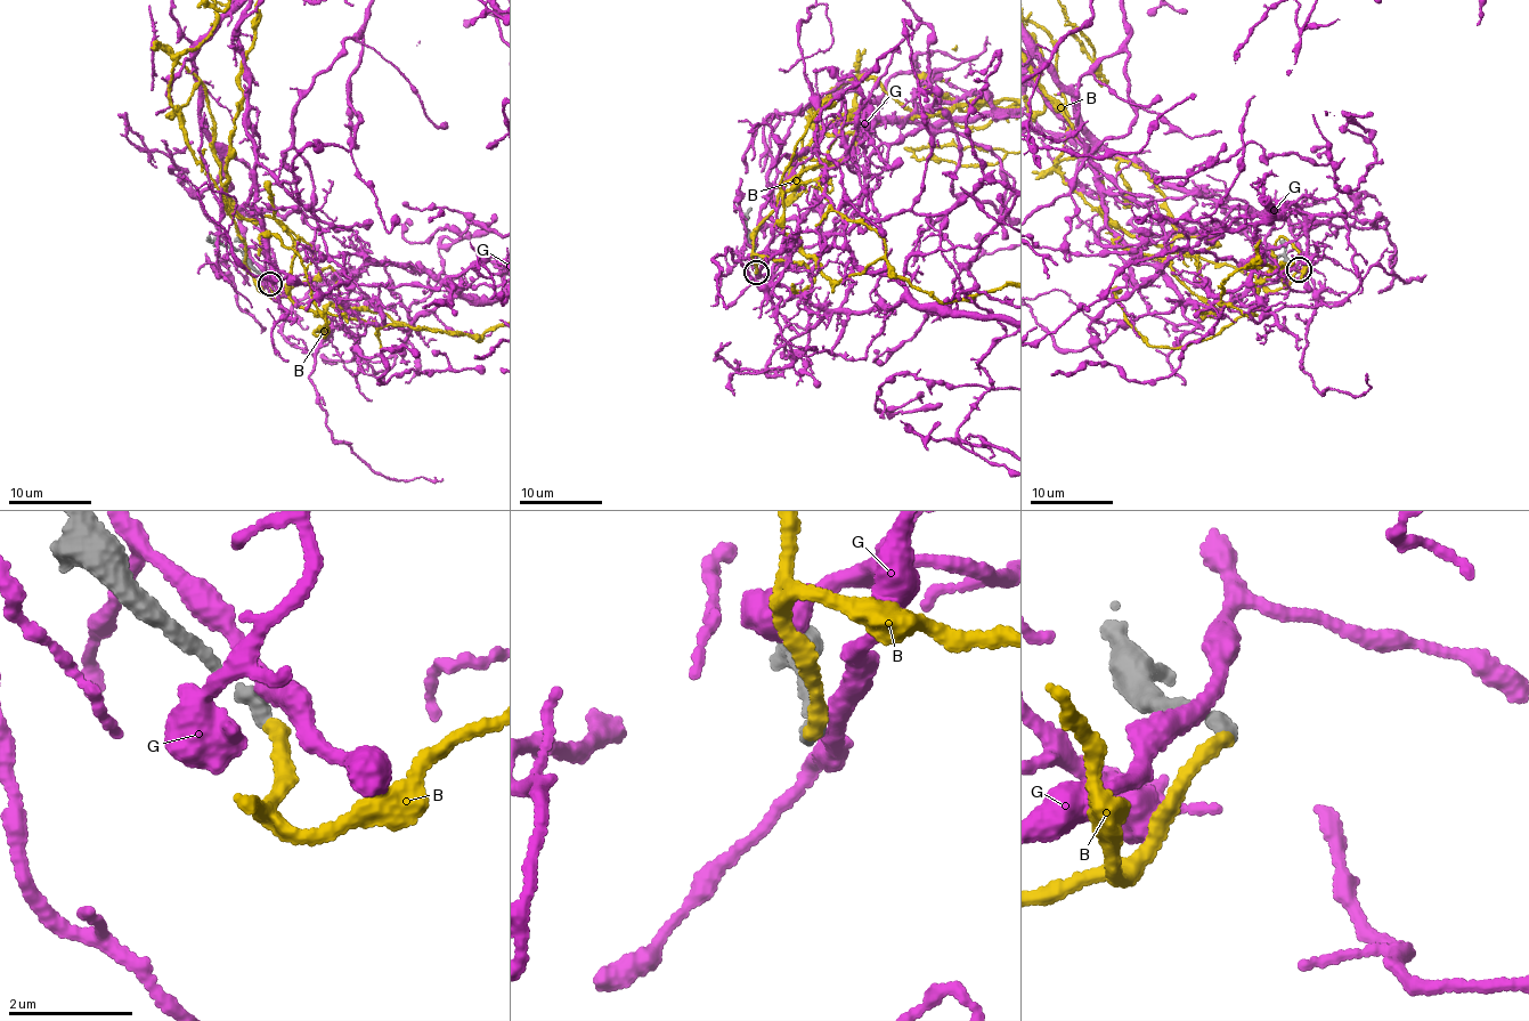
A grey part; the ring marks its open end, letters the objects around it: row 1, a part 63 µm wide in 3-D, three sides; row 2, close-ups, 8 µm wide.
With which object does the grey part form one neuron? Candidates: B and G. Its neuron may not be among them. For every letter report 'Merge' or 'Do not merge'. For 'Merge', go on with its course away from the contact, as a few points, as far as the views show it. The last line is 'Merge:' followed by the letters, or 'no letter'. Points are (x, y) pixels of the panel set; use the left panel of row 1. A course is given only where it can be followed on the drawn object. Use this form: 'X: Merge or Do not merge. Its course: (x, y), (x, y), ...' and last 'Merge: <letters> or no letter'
B: Merge
G: Do not merge
Merge: B

